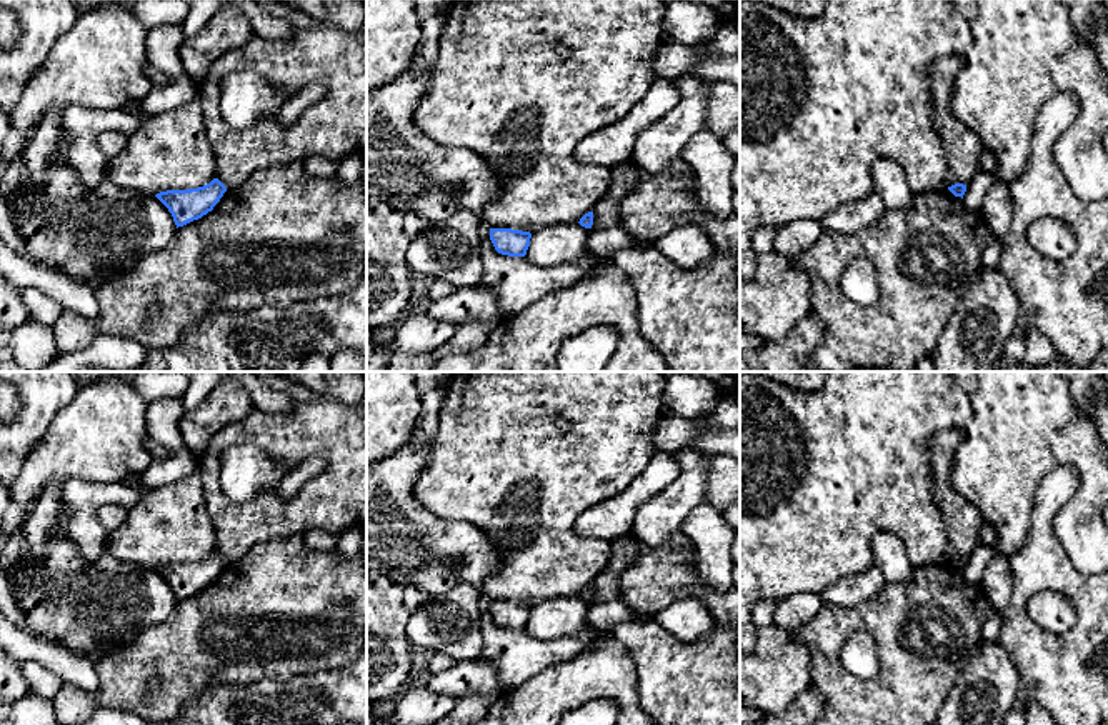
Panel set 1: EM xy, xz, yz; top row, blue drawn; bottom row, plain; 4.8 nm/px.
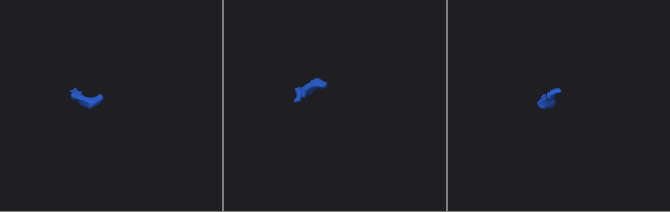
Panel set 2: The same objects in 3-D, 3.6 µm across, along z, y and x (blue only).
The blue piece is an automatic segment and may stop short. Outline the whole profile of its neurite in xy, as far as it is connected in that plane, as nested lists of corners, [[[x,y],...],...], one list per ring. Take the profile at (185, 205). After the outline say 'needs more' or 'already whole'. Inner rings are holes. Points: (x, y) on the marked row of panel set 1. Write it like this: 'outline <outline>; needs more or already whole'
outline [[[213,178],[198,188],[167,190],[155,197],[168,208],[178,228],[212,212],[225,192],[227,187],[218,178]]]; already whole

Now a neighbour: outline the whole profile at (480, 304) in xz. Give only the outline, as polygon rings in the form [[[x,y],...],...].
[[[480,285],[455,288],[448,297],[433,302],[427,313],[457,327],[477,320],[490,332],[505,318],[497,292]]]

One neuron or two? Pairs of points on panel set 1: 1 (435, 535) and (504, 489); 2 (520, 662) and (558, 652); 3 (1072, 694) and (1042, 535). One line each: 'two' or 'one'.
1: two
2: one
3: one

